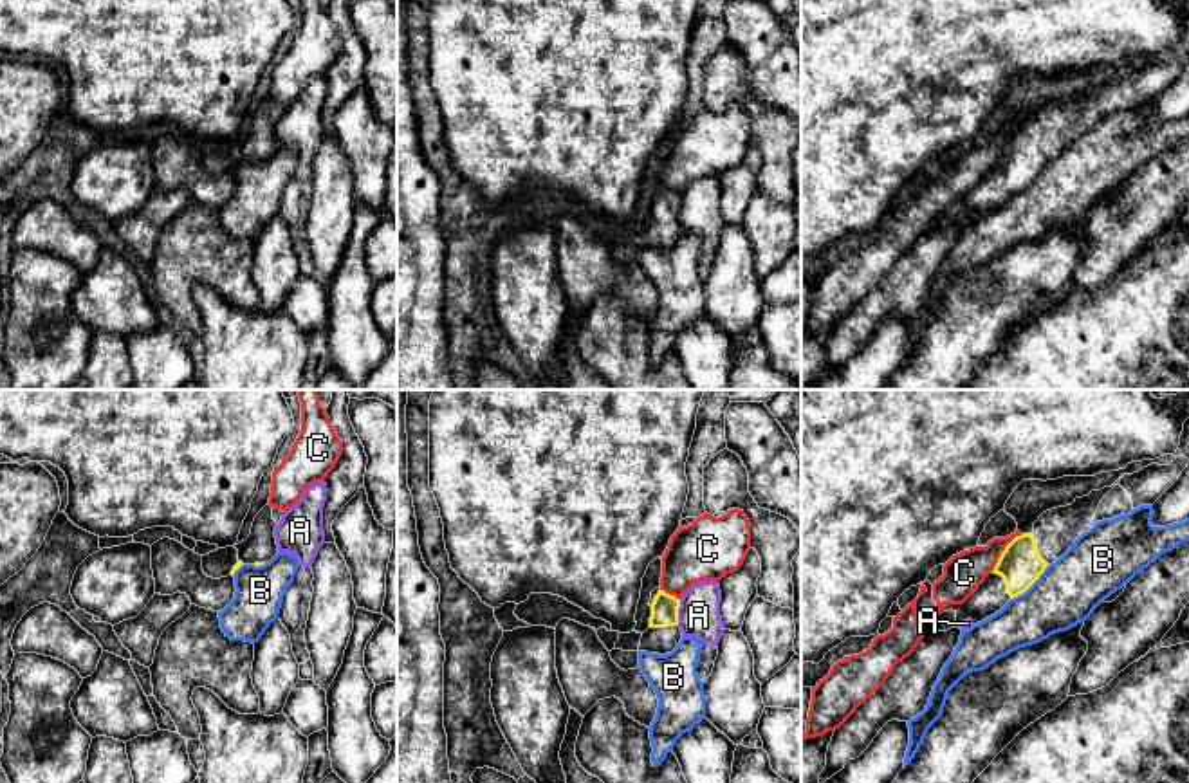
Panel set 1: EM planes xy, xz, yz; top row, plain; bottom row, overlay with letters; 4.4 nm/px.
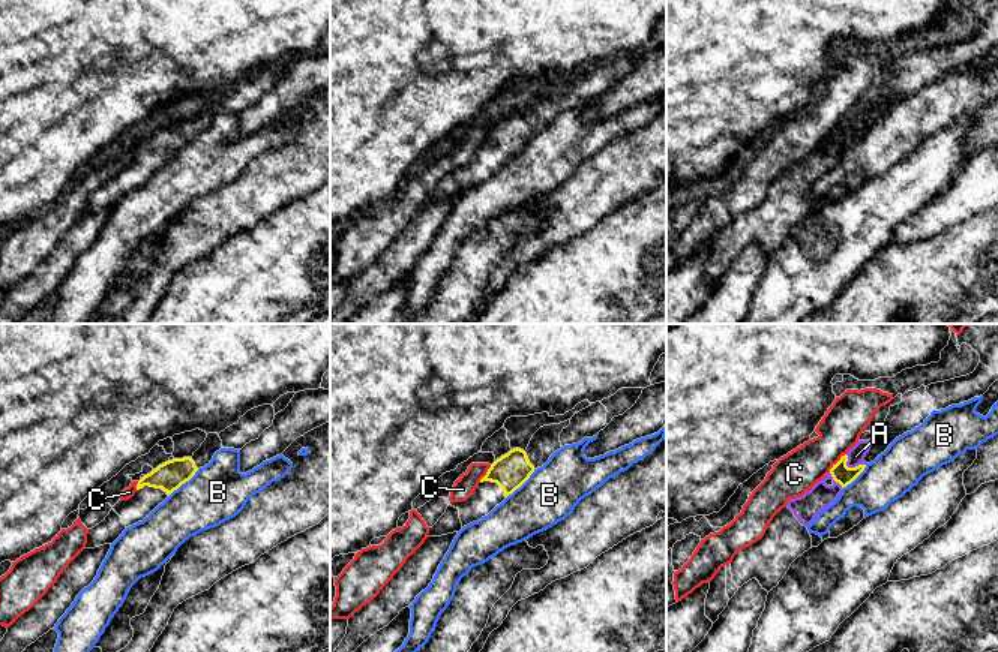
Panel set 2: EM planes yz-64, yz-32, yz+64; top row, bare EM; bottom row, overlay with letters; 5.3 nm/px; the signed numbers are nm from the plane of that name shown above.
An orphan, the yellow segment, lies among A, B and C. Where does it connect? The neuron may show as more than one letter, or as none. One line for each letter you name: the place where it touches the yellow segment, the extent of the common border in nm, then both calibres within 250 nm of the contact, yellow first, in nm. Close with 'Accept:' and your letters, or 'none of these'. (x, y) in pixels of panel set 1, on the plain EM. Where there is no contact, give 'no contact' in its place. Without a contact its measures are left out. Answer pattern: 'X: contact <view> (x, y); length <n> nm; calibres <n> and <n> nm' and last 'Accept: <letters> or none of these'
Accept: none of these

